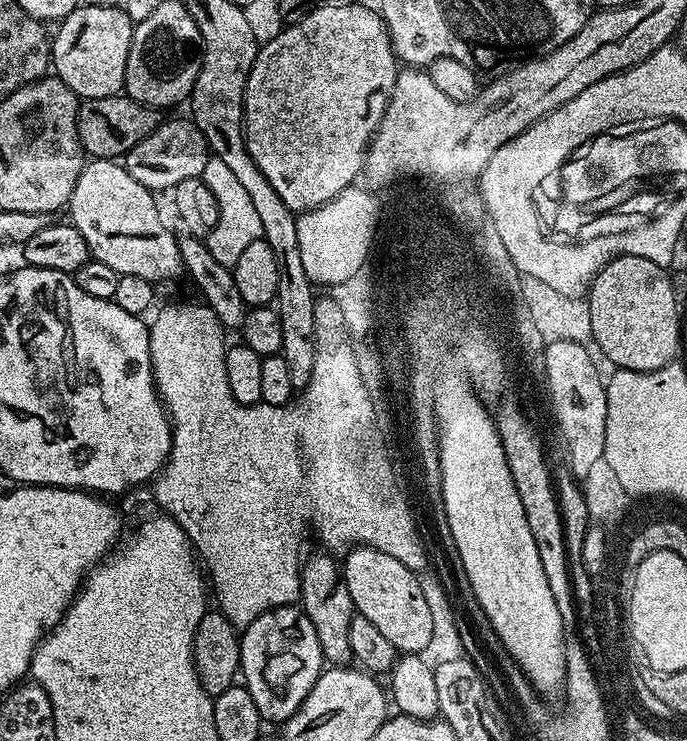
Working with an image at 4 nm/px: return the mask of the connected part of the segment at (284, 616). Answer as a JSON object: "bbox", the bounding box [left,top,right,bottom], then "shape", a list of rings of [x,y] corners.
{"bbox":[240,606,326,717],"shape":[[[285,606],[283,608],[269,608],[250,626],[243,629],[240,638],[240,670],[242,673],[243,687],[248,689],[257,702],[264,700],[284,700],[285,717],[293,716],[300,709],[306,694],[314,686],[314,682],[320,677],[326,667],[326,661],[322,654],[322,646],[318,642],[318,634],[314,634],[314,622],[305,614],[303,607]]]}

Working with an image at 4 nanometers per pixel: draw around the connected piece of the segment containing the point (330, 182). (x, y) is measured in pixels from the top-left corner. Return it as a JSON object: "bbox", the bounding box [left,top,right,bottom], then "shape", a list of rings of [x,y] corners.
{"bbox":[244,2,398,214],"shape":[[[326,2],[320,8],[315,8],[306,18],[302,18],[296,24],[285,26],[281,33],[273,41],[260,44],[260,53],[256,56],[254,66],[250,70],[250,78],[246,78],[246,94],[244,95],[244,137],[246,138],[246,150],[250,158],[262,170],[266,182],[274,186],[278,198],[286,202],[286,206],[297,214],[309,212],[334,198],[342,190],[353,187],[358,177],[364,170],[364,158],[368,151],[368,145],[372,142],[372,136],[380,125],[388,100],[392,97],[392,87],[396,81],[398,61],[396,52],[392,49],[392,39],[388,33],[388,27],[384,25],[384,17],[375,7],[367,8],[364,4],[332,4]]]}

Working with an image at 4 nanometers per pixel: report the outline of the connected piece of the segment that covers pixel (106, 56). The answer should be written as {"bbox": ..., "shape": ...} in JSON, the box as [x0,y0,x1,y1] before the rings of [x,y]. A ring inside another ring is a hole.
{"bbox":[50,3,132,100],"shape":[[[81,3],[59,21],[60,28],[50,40],[50,64],[55,75],[70,86],[77,98],[93,100],[117,95],[124,87],[126,58],[132,45],[132,19],[120,6],[94,6]]]}

